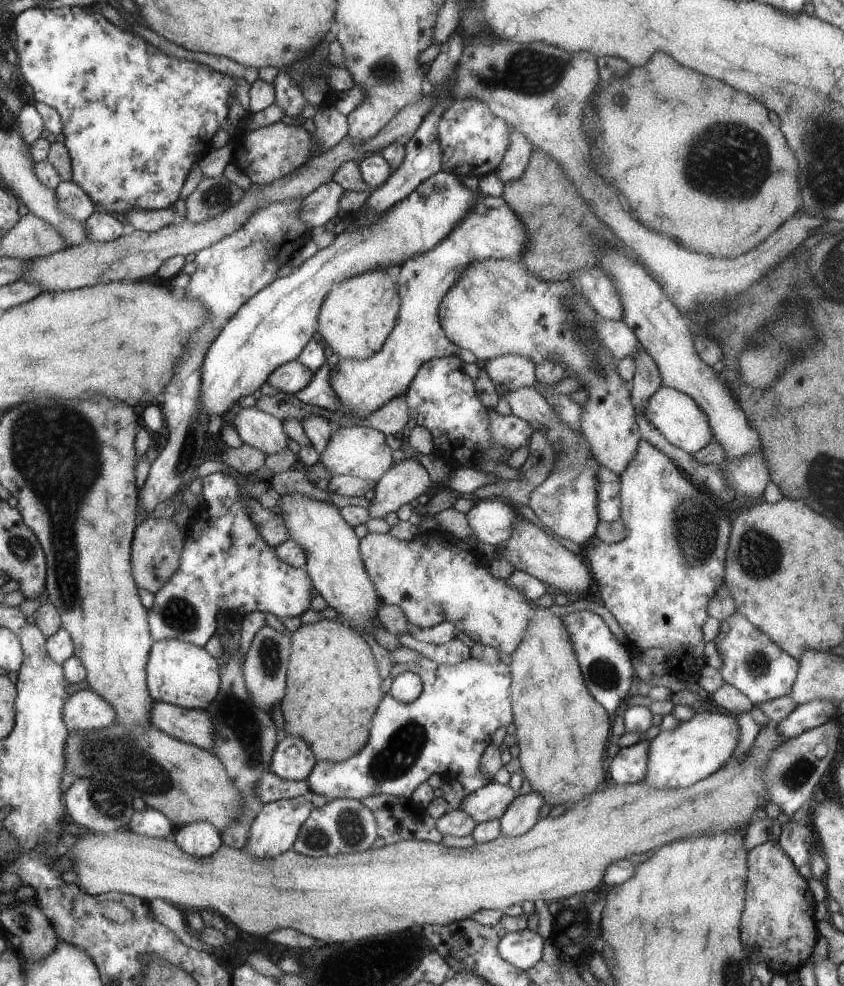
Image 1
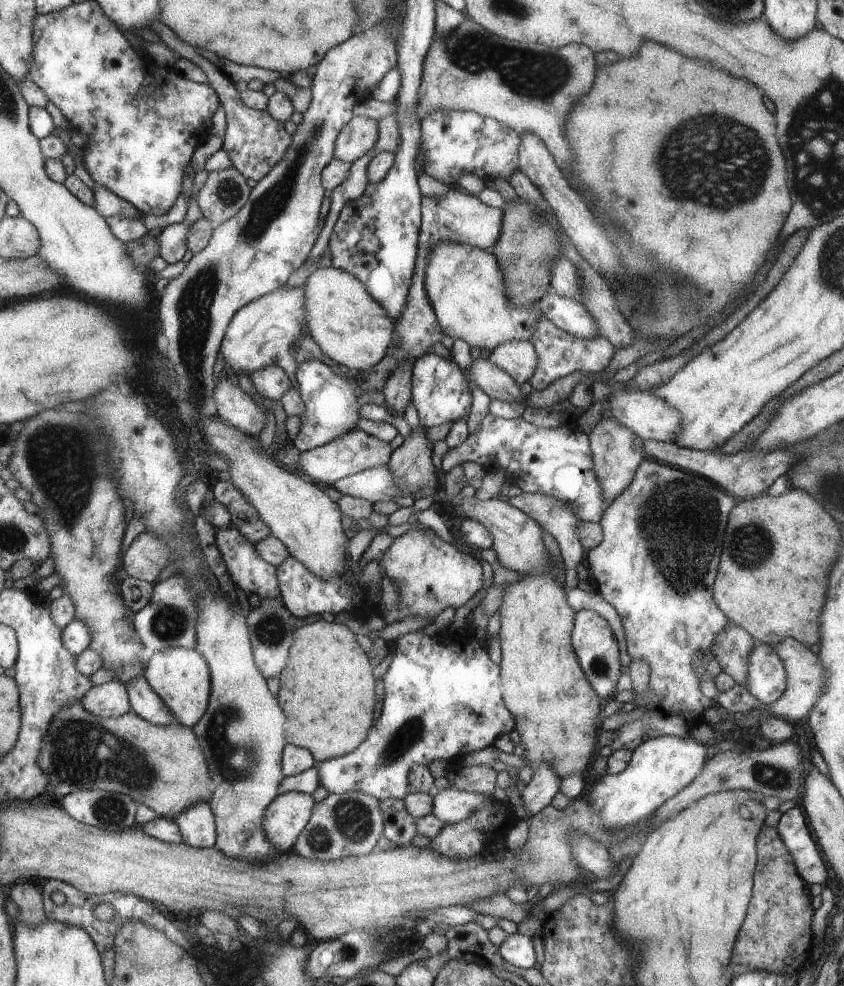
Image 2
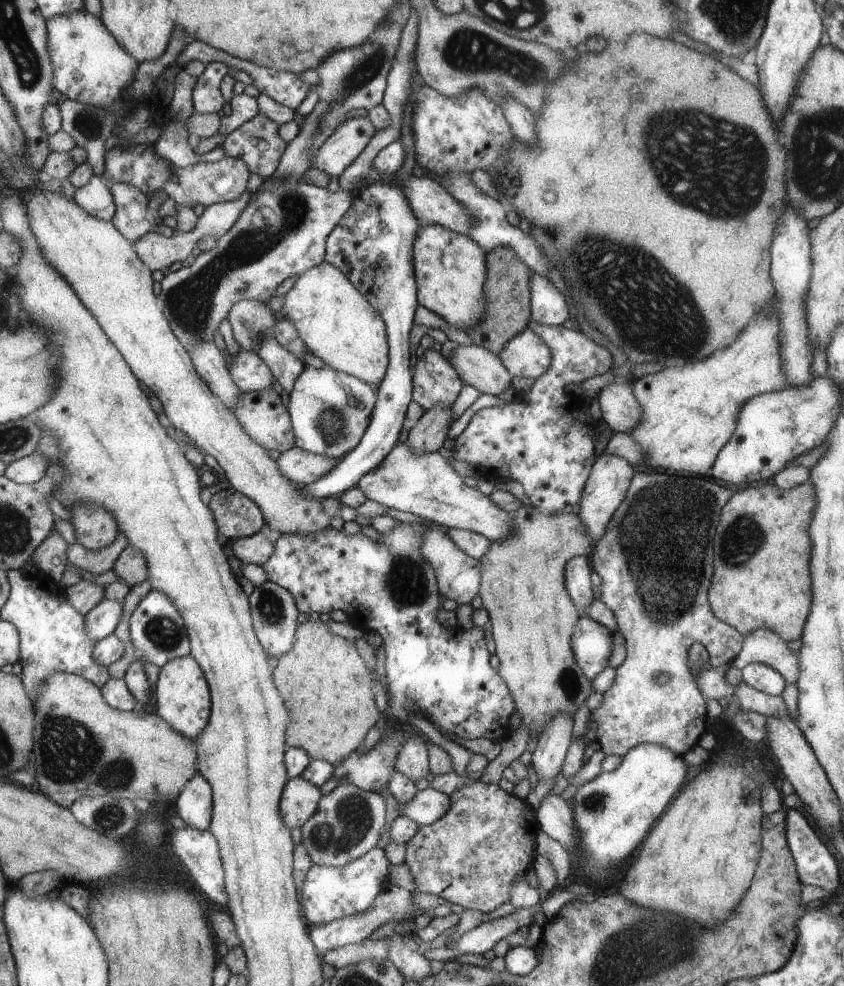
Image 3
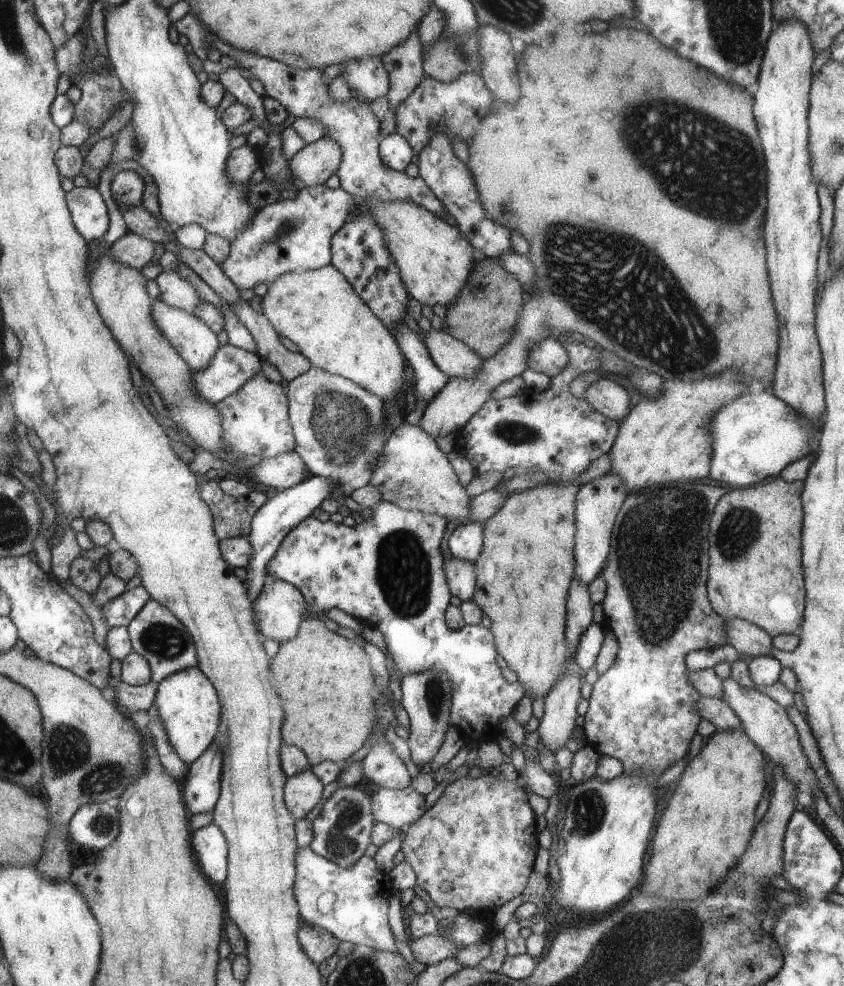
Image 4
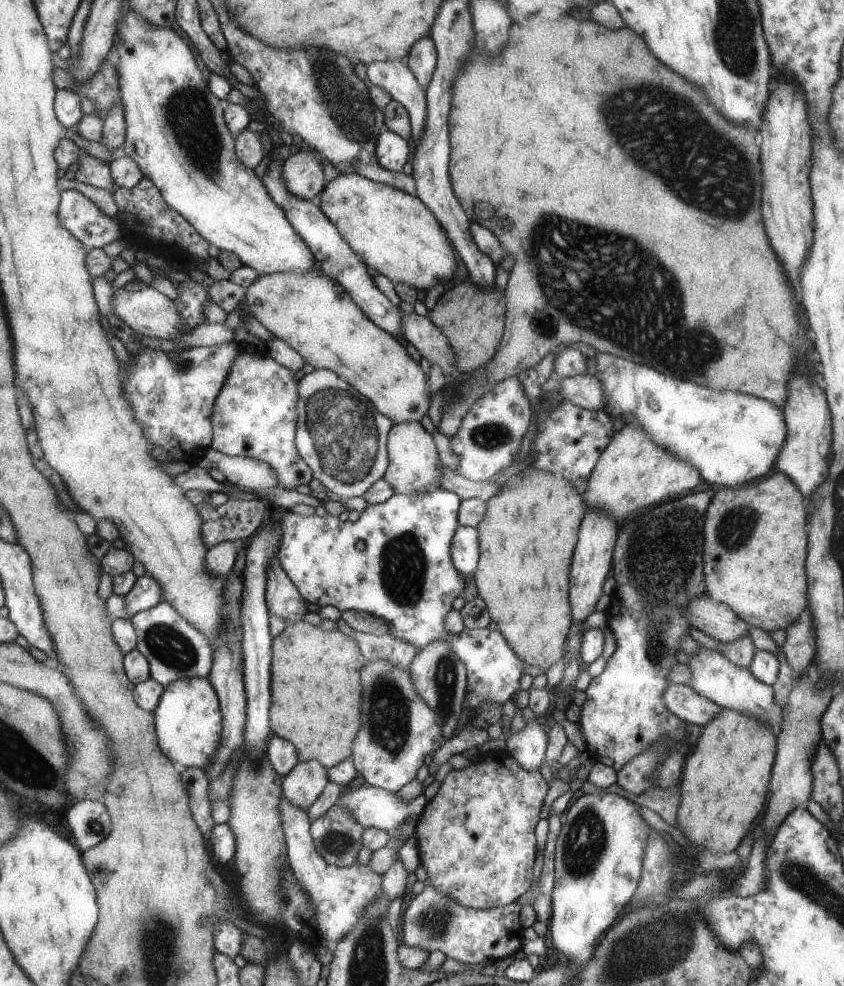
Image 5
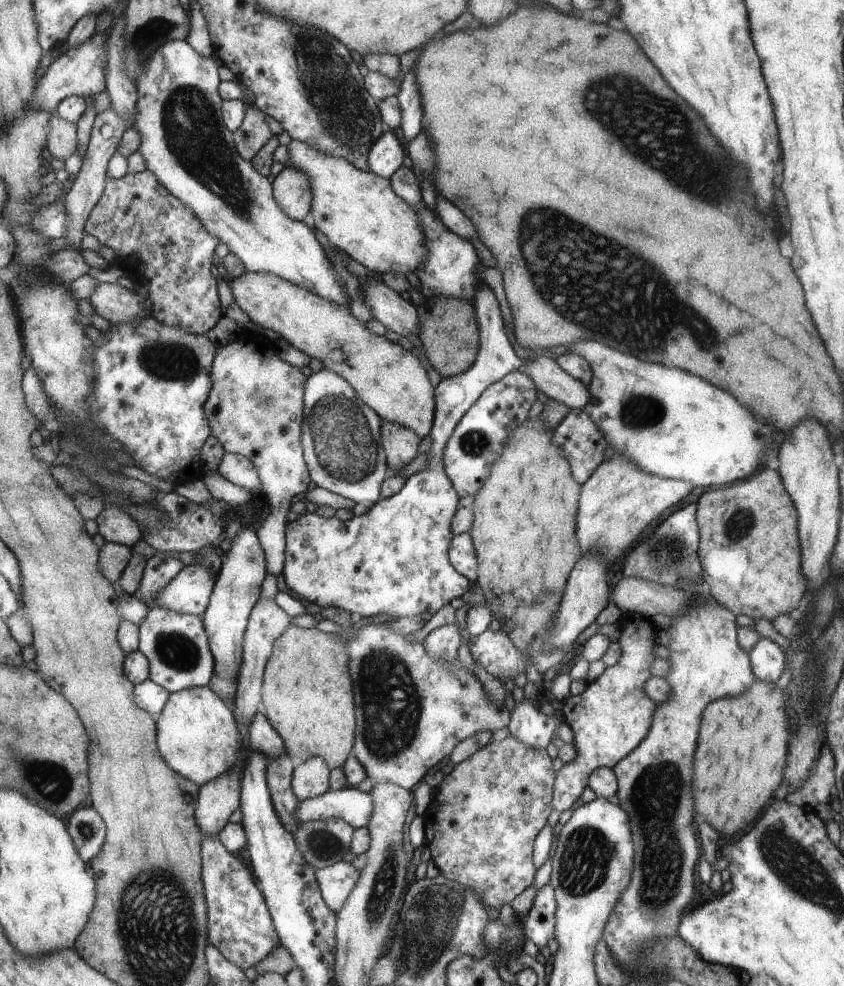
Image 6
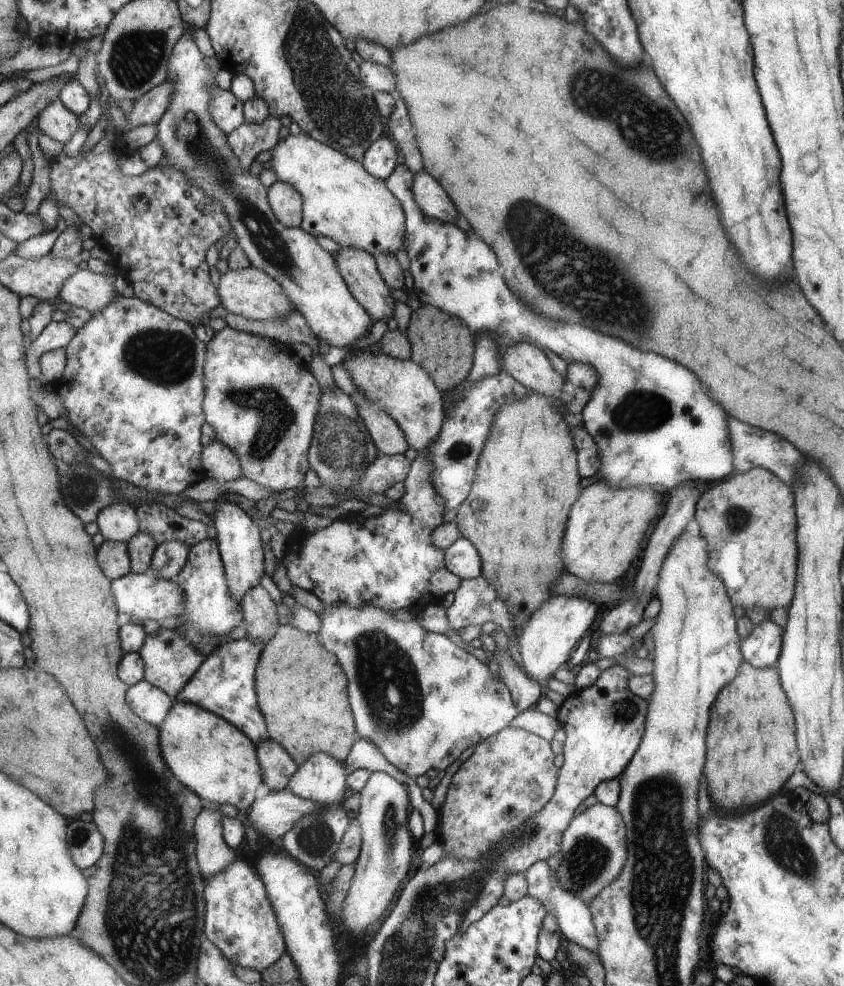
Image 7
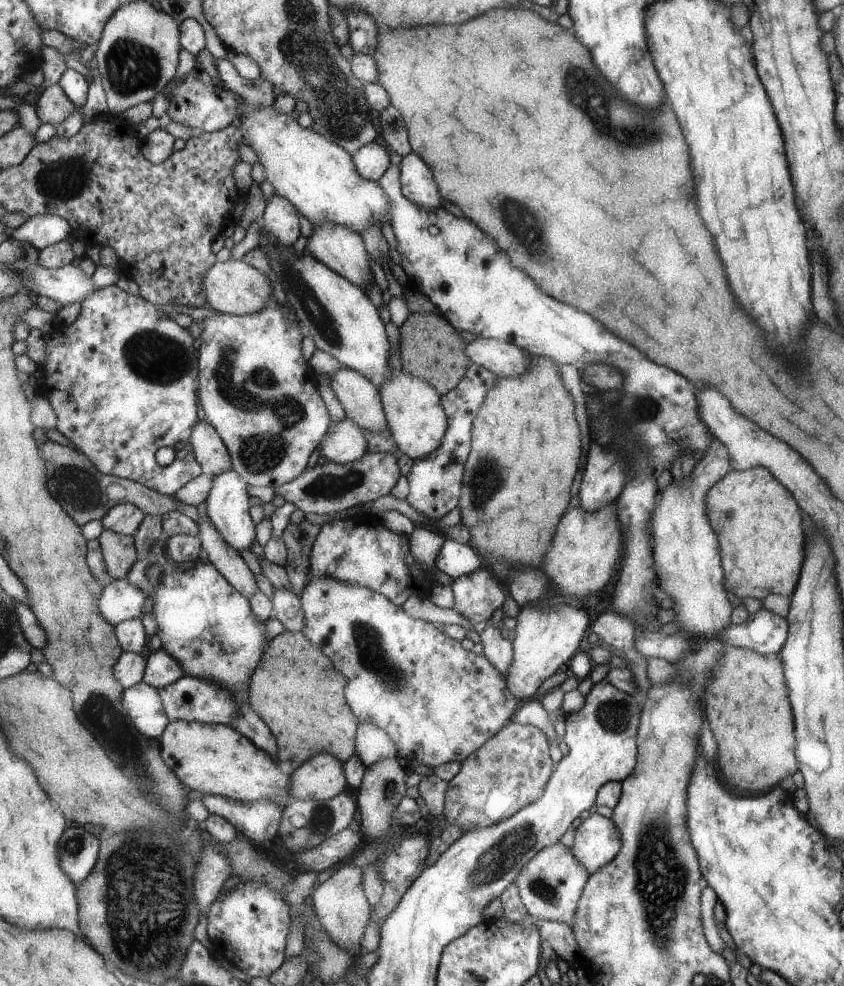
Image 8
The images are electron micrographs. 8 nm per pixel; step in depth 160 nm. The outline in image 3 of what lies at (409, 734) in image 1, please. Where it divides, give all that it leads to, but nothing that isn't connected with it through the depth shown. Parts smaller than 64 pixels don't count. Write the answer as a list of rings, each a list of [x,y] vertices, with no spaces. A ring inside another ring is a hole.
[[[399,522],[399,525],[388,534],[382,535],[381,539],[376,543],[365,535],[352,535],[346,534],[344,530],[339,531],[333,528],[324,529],[320,533],[306,533],[306,534],[289,534],[275,536],[276,546],[275,553],[271,556],[270,561],[266,561],[262,566],[267,571],[268,581],[272,581],[274,584],[285,588],[294,597],[297,609],[306,618],[312,612],[316,614],[330,614],[332,610],[342,610],[349,617],[349,621],[352,624],[356,624],[367,630],[377,632],[384,641],[384,666],[386,684],[389,688],[389,697],[387,698],[386,709],[386,721],[387,727],[383,734],[383,737],[370,749],[358,749],[356,752],[352,752],[350,756],[346,757],[344,761],[336,763],[334,765],[333,776],[340,783],[351,784],[359,787],[360,790],[368,791],[371,793],[379,793],[384,788],[389,786],[388,782],[391,780],[393,773],[396,770],[395,763],[399,758],[399,753],[403,750],[405,743],[407,742],[408,734],[412,734],[414,728],[409,723],[410,714],[417,714],[426,718],[433,726],[448,740],[452,741],[453,736],[456,738],[462,738],[462,740],[472,740],[474,738],[488,738],[494,743],[506,742],[512,733],[510,727],[510,717],[515,712],[515,699],[511,695],[510,688],[507,686],[506,680],[490,665],[490,656],[488,648],[486,647],[485,631],[487,628],[483,626],[474,627],[470,631],[465,631],[458,627],[452,632],[449,628],[442,626],[437,621],[436,611],[442,607],[443,598],[439,594],[438,579],[435,575],[435,569],[423,557],[423,553],[420,550],[421,542],[424,540],[423,534],[429,531],[431,528],[425,528],[419,524],[408,524]]]

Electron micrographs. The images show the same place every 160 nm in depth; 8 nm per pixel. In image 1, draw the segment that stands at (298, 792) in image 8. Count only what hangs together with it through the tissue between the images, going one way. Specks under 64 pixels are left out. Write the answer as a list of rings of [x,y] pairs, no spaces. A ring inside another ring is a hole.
[[[309,796],[282,799],[263,805],[251,822],[250,837],[241,849],[254,858],[271,859],[291,849],[299,837],[304,821],[311,816],[313,809]]]

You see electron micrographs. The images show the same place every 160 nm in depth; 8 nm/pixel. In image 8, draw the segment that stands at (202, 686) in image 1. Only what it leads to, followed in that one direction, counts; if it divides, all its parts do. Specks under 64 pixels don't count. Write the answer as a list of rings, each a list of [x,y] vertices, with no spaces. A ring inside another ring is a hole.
[[[172,721],[158,739],[162,747],[163,759],[175,772],[175,776],[184,787],[206,795],[217,795],[228,799],[241,801],[258,801],[271,799],[283,807],[291,796],[291,775],[284,774],[278,762],[266,751],[258,748],[246,736],[240,734],[234,727],[220,724],[202,723],[197,721]]]

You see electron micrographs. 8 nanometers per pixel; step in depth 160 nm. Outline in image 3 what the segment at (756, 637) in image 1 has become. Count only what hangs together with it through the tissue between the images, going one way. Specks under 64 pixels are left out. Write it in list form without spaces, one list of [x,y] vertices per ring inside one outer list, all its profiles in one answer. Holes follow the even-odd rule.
[[[764,663],[747,664],[741,669],[741,677],[748,686],[773,697],[780,697],[787,686],[783,675]]]

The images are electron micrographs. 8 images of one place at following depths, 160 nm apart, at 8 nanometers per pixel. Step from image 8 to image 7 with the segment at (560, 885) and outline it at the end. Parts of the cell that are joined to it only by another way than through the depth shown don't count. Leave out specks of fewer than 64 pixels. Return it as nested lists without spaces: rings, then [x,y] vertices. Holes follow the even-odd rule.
[[[540,861],[531,866],[526,871],[527,882],[529,884],[528,895],[539,898],[546,907],[547,912],[552,911],[556,915],[560,933],[569,942],[575,942],[578,946],[598,954],[600,946],[600,938],[597,935],[597,928],[594,923],[594,918],[591,914],[591,909],[585,905],[582,899],[577,895],[573,895],[569,891],[565,891],[559,885],[559,875],[550,877],[550,868],[546,861]]]

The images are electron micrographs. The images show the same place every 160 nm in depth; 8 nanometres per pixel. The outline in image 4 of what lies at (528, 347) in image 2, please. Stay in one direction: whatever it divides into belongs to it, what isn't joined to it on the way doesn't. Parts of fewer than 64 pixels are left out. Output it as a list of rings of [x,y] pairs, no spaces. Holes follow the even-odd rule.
[[[548,337],[535,344],[529,350],[527,368],[543,372],[552,378],[560,374],[567,365],[569,356],[557,338]]]

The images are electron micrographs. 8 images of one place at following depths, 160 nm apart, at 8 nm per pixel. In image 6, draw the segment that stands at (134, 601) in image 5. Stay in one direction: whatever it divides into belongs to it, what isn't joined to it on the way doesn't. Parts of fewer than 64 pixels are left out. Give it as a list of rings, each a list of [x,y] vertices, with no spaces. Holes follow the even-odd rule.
[[[156,552],[146,560],[138,590],[134,595],[150,605],[182,568],[184,564],[174,558],[172,552]]]

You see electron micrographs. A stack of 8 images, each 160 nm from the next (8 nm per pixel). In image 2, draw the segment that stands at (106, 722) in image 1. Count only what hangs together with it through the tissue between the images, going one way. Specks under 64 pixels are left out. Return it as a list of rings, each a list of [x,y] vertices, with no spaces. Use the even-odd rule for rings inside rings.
[[[114,680],[92,686],[80,702],[84,710],[105,719],[122,716],[128,713],[131,707],[127,687]]]

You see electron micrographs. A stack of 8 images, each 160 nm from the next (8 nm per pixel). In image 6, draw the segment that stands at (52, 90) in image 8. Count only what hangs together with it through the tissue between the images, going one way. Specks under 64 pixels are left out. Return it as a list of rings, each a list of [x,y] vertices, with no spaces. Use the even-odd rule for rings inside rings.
[[[54,113],[49,121],[48,152],[51,158],[66,161],[77,147],[77,126]]]

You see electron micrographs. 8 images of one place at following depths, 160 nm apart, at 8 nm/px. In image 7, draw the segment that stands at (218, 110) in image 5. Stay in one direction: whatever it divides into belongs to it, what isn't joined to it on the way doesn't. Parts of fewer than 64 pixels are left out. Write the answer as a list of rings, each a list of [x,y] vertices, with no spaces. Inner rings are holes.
[[[190,31],[175,45],[167,64],[166,81],[173,84],[173,93],[162,118],[158,119],[156,131],[166,166],[183,173],[194,186],[223,206],[232,223],[233,236],[236,235],[250,266],[263,270],[284,287],[295,308],[322,342],[338,348],[354,346],[374,323],[371,315],[351,293],[332,254],[322,249],[316,237],[302,227],[284,226],[271,209],[266,186],[259,177],[241,167],[228,134],[217,125],[209,109],[214,74]]]

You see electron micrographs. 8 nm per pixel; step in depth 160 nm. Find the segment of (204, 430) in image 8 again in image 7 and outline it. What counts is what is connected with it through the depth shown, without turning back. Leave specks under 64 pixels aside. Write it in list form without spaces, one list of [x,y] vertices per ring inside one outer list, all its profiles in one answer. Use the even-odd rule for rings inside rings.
[[[216,439],[203,450],[203,467],[206,476],[214,480],[235,481],[244,477],[238,455]]]

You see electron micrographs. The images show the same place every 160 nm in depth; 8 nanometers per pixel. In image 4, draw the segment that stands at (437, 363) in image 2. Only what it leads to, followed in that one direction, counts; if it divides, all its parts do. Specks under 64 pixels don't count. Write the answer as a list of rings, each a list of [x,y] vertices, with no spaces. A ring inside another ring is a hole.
[[[406,324],[397,329],[395,336],[403,355],[407,358],[409,368],[413,370],[414,394],[428,404],[448,386],[451,377],[440,370],[423,340],[420,340]]]

